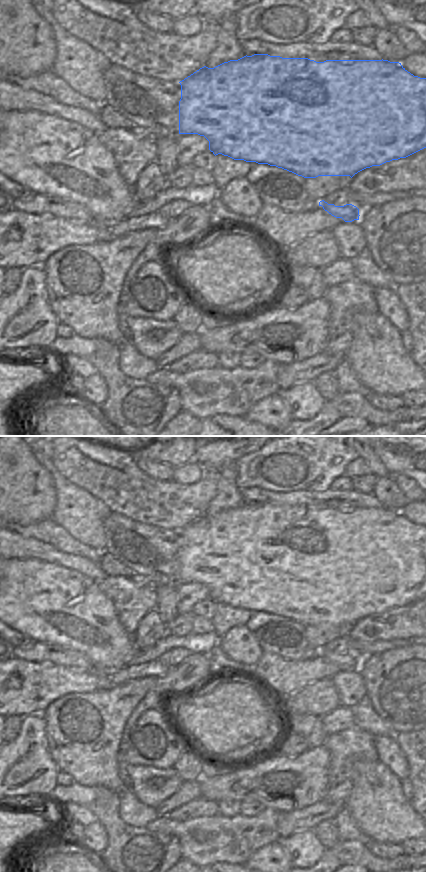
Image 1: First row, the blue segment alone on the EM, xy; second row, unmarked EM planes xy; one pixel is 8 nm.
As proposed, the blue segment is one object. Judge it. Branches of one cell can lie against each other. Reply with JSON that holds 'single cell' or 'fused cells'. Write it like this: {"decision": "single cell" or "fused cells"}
{"decision": "fused cells"}

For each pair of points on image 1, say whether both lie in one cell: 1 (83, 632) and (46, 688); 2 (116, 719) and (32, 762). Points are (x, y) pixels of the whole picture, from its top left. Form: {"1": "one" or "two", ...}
{"1": "two", "2": "two"}

